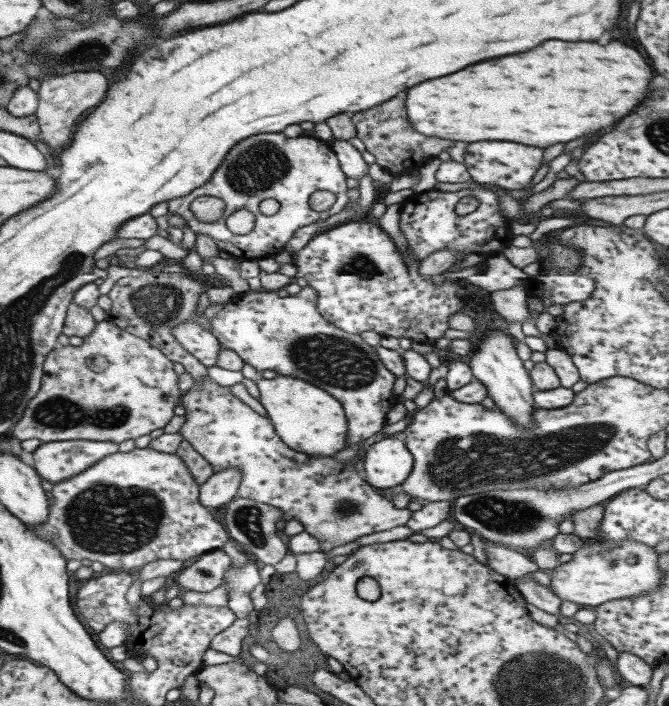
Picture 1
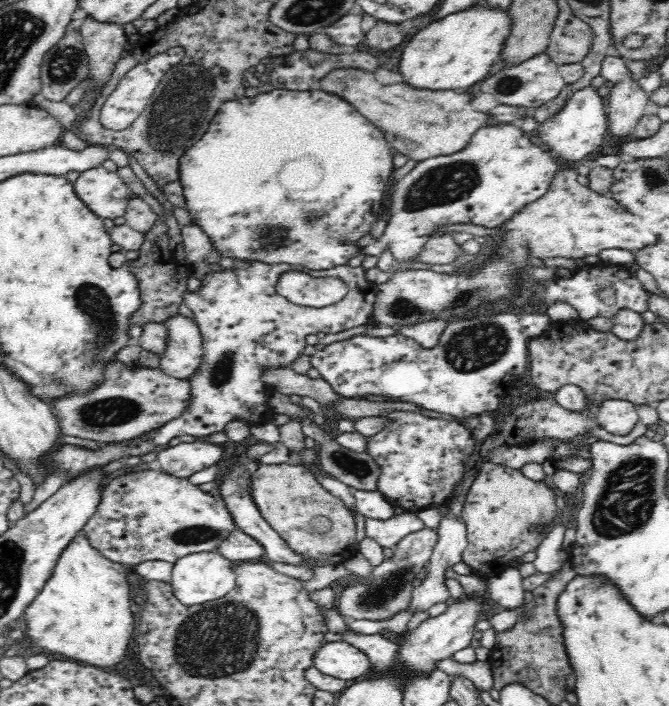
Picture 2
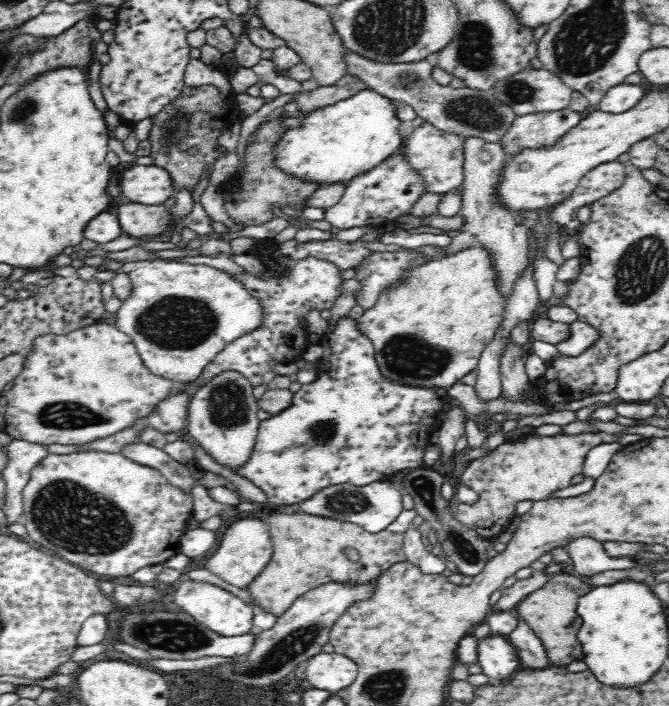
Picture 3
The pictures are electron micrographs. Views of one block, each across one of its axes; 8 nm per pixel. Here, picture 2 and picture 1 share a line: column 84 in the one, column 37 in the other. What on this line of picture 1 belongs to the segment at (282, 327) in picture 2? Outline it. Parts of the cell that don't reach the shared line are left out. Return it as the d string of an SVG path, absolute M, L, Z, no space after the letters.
M60 440L41 443L26 459L40 479L51 485L71 479L104 456L117 452L111 441Z

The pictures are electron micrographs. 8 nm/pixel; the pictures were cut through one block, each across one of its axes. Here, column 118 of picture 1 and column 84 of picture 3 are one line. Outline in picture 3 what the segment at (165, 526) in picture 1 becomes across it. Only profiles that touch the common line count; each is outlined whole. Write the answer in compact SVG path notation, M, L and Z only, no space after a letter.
M88 450L75 452L70 454L50 453L45 456L32 468L30 479L26 487L22 490L22 514L18 522L24 524L27 534L34 542L45 546L47 552L55 552L60 558L79 566L96 577L104 574L108 576L130 576L144 566L152 566L154 564L162 564L168 558L180 554L178 540L180 536L187 531L186 520L193 516L192 512L192 495L184 493L184 491L175 488L163 474L156 468L150 468L136 461L130 460L128 457L118 452L104 452L102 450Z

